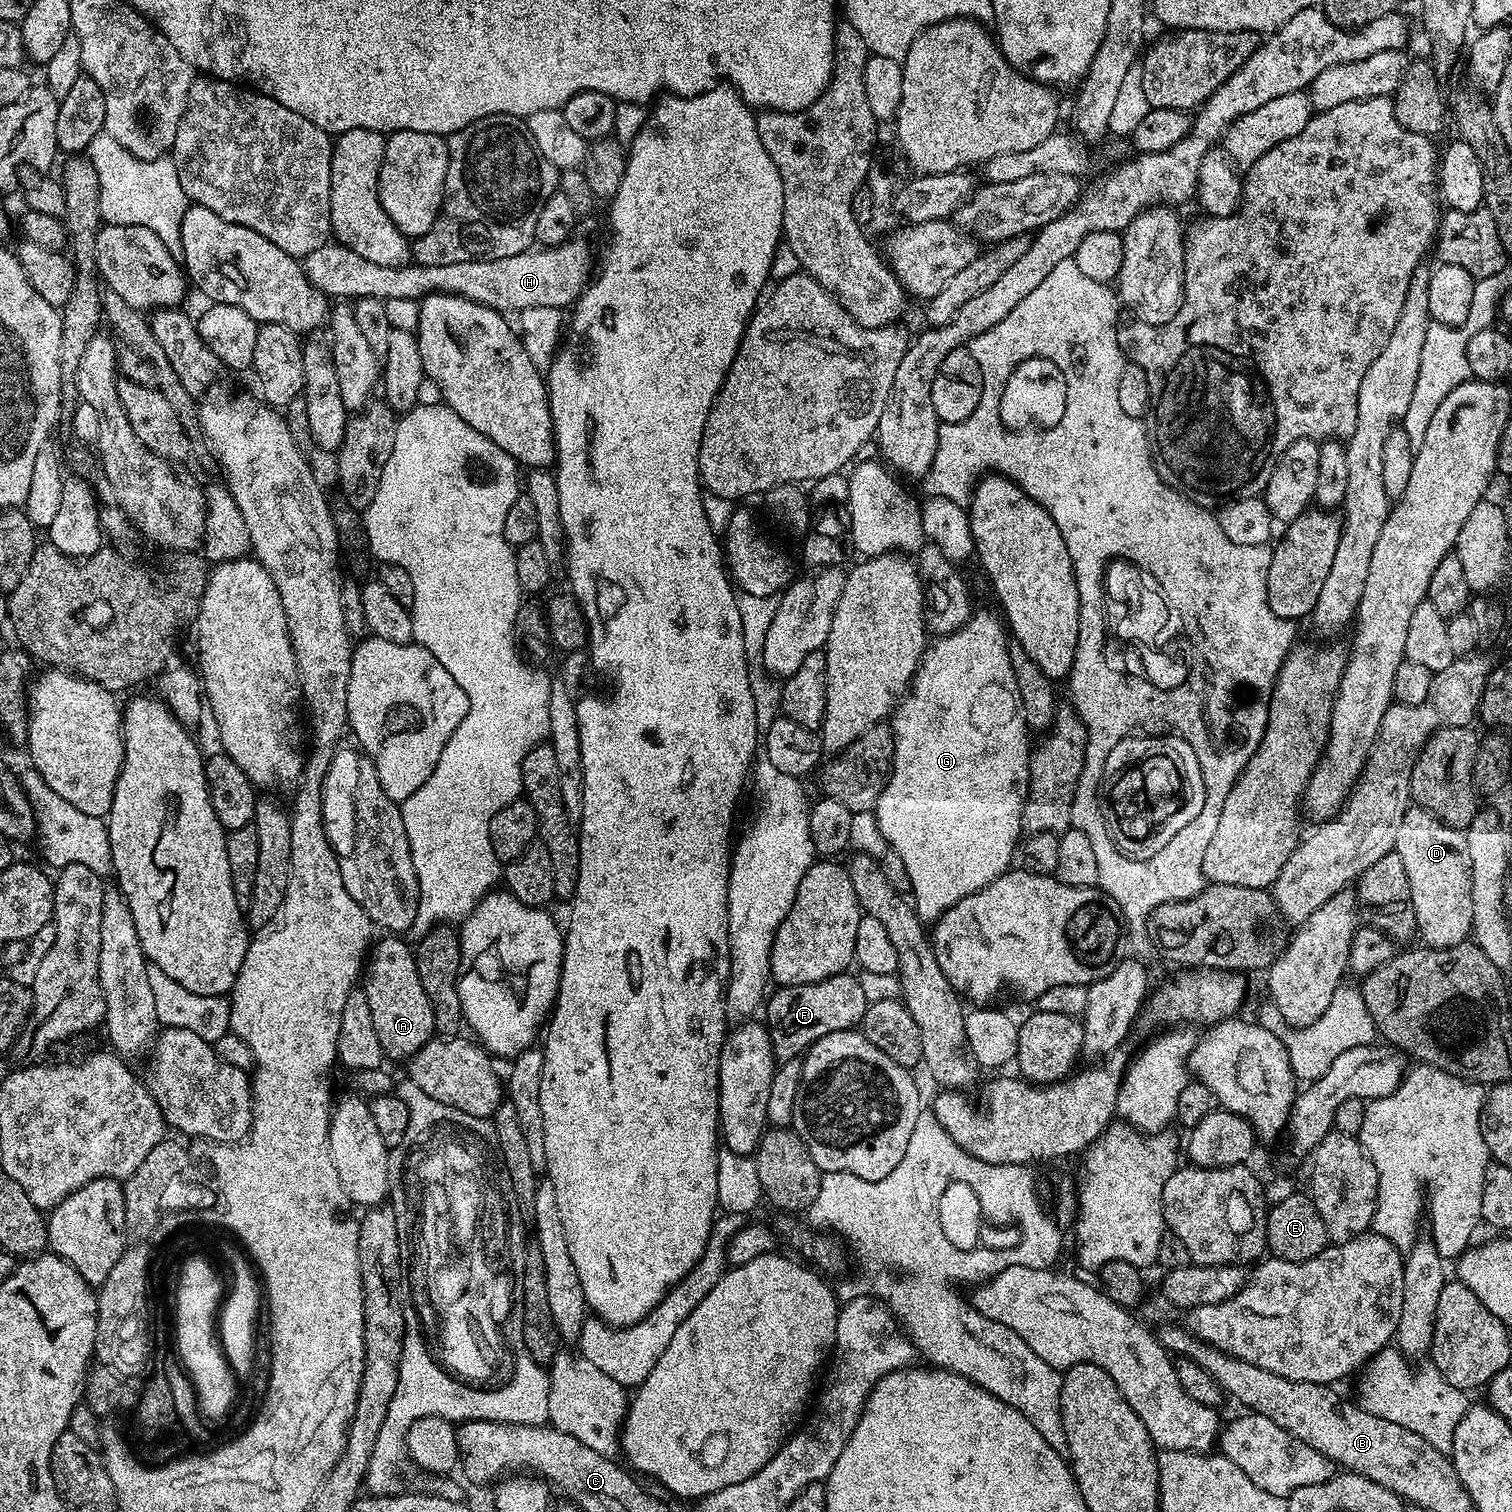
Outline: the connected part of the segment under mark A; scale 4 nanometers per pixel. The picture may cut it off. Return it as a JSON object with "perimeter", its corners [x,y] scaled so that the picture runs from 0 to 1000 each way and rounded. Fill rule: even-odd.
{"perimeter":[[[257,618],[255,622],[249,621],[245,632],[242,635],[242,647],[240,649],[239,655],[245,663],[245,671],[247,673],[247,681],[250,683],[250,689],[253,689],[253,694],[257,702],[269,702],[276,695],[282,688],[286,687],[288,679],[287,671],[284,665],[284,660],[282,660],[282,655],[279,655],[279,647],[276,647],[276,639],[273,628],[262,618]]]}

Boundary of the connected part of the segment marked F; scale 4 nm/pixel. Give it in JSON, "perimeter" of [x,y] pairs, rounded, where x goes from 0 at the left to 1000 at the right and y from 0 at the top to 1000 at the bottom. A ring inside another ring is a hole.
{"perimeter":[[[563,644],[550,646],[538,651],[528,651],[522,653],[516,652],[513,655],[514,656],[511,655],[507,661],[507,679],[511,694],[516,702],[531,699],[535,692],[546,684],[565,681],[571,675],[575,665],[568,647]]]}

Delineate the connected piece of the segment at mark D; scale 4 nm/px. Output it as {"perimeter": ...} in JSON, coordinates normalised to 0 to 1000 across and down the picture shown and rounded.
{"perimeter":[[[938,533],[932,534],[925,548],[922,563],[930,573],[933,581],[933,594],[935,597],[937,616],[938,621],[946,627],[958,627],[969,624],[974,619],[975,594],[972,560],[966,548],[955,545]]]}

